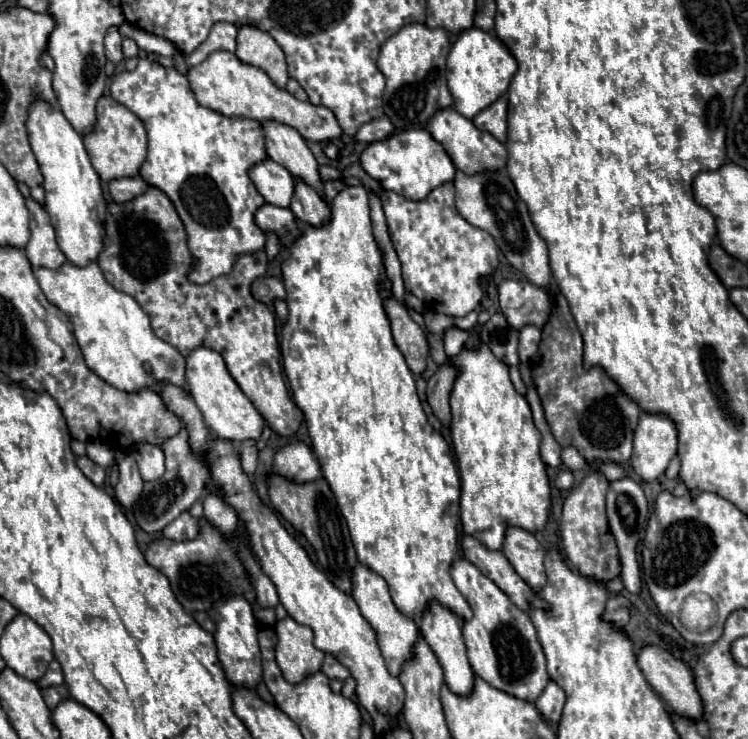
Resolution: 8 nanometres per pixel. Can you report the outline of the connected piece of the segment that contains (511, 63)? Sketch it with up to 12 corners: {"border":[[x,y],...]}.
{"border":[[463,31],[447,57],[455,109],[473,119],[505,95],[517,61],[501,39]]}

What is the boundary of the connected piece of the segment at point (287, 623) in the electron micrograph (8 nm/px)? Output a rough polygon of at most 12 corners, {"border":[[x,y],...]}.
{"border":[[277,621],[277,665],[289,683],[319,671],[313,631]]}

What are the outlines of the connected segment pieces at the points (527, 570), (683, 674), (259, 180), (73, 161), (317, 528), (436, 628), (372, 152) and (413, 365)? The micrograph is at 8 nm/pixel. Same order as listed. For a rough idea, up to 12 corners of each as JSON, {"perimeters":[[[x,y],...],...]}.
{"perimeters":[[[509,527],[503,555],[533,589],[547,583],[545,549],[533,533]],[[645,645],[637,665],[679,715],[699,719],[703,701],[683,659]],[[265,159],[249,171],[257,191],[289,207],[293,175]],[[45,101],[27,133],[59,249],[87,267],[107,205],[83,137]],[[269,477],[271,503],[337,589],[357,565],[327,481]],[[433,603],[419,623],[445,683],[469,695],[473,669],[461,621]],[[425,129],[371,143],[361,167],[413,201],[453,181],[447,151]],[[385,291],[395,345],[419,375],[429,351],[425,333]]]}

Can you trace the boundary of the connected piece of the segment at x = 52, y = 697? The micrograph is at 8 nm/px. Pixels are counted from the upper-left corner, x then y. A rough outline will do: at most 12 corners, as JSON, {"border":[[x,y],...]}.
{"border":[[65,685],[43,689],[49,709],[69,699]]}

